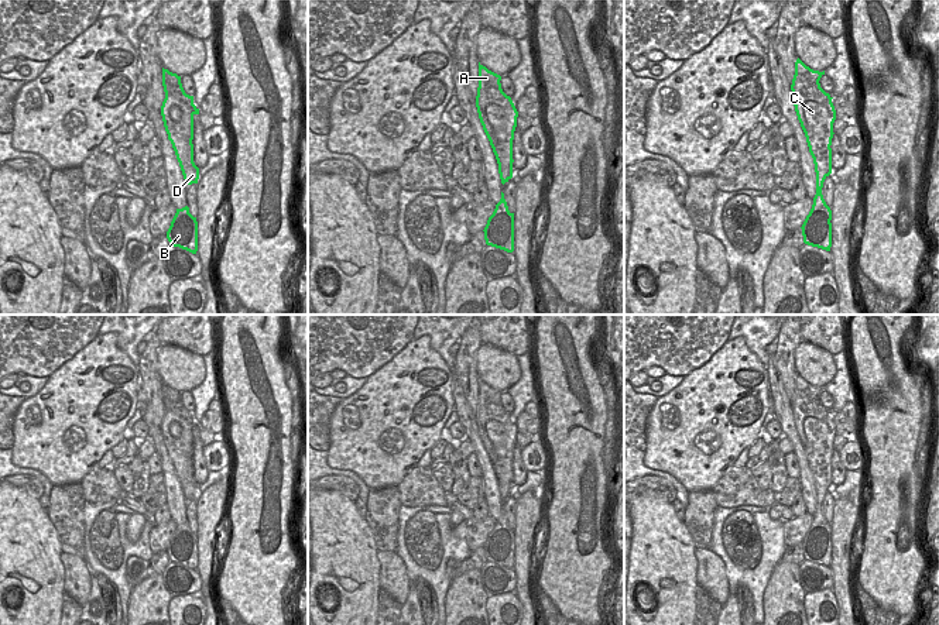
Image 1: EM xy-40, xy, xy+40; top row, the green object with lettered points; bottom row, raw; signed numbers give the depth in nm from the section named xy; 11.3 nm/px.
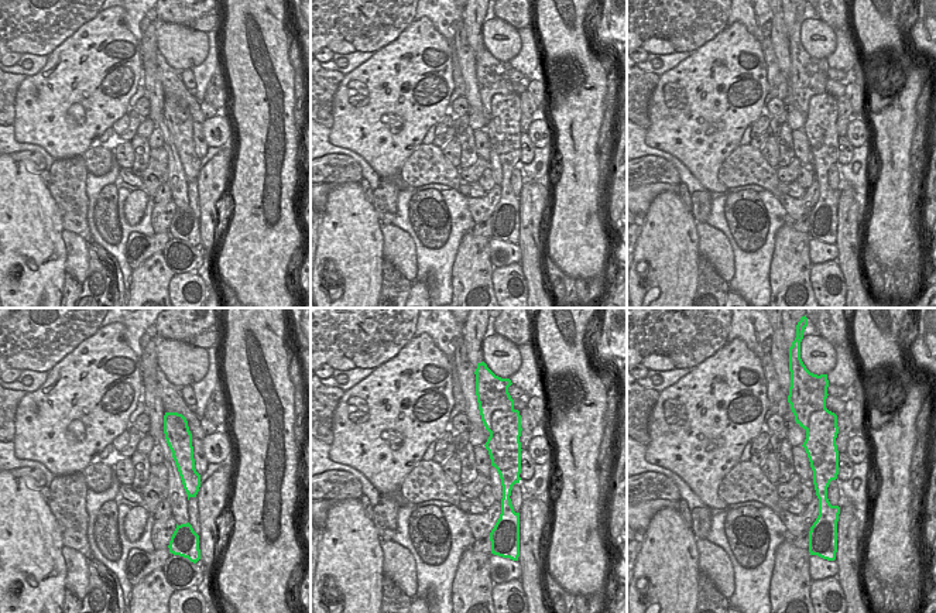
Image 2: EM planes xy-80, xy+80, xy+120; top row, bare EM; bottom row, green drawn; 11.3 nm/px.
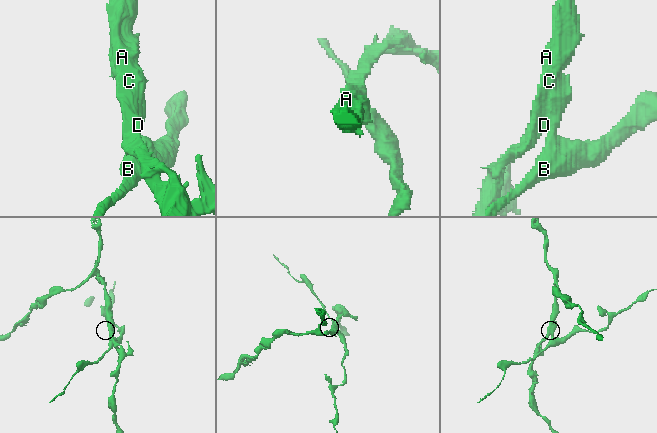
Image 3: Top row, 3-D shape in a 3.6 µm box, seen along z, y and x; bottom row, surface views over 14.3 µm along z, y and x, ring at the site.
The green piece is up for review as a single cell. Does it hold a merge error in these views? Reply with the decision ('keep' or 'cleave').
cleave

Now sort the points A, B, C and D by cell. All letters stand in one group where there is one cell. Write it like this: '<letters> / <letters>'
A D / B C

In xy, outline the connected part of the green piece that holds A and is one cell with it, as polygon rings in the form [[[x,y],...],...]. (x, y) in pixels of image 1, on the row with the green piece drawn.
[[[479,62],[479,87],[476,96],[476,107],[480,123],[493,150],[497,145],[497,137],[487,117],[487,106],[494,103],[501,107],[515,107],[511,97],[503,92],[500,80],[500,75],[489,71]]]

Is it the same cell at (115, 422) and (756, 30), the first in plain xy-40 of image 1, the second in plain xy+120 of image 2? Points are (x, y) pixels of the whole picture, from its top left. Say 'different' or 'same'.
different

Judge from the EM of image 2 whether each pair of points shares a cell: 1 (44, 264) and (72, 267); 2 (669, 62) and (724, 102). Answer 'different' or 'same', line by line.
1: different
2: different

